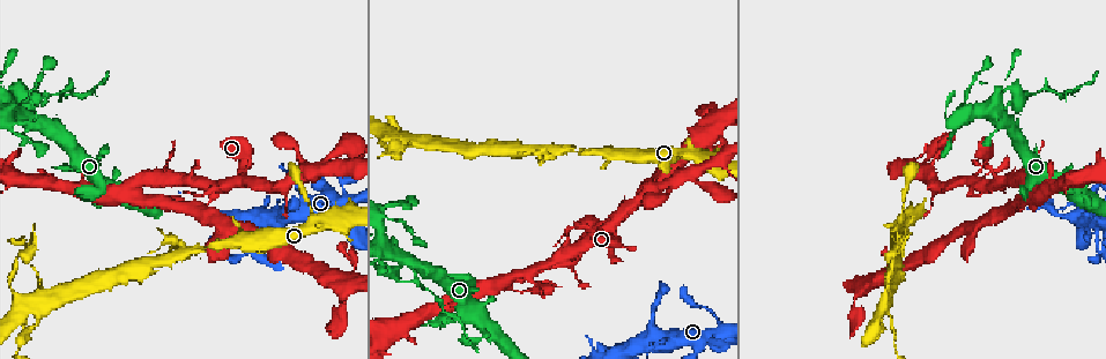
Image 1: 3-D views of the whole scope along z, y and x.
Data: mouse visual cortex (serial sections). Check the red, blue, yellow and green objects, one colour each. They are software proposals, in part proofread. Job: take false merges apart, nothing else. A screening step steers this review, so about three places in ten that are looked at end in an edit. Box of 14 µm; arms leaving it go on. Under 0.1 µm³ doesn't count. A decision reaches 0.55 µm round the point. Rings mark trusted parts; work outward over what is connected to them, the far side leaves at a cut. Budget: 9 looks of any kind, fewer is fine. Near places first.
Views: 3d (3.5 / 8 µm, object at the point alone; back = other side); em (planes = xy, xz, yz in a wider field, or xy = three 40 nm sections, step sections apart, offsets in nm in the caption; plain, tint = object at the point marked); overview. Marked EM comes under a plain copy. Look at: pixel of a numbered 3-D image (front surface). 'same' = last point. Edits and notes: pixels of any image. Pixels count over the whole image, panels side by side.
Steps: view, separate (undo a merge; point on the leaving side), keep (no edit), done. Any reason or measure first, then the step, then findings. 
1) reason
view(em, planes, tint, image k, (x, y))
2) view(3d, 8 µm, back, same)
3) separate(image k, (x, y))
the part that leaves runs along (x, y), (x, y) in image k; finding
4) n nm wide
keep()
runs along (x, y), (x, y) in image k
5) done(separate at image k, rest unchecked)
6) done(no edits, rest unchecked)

two arms at a narrow angle
view(em, xy, step 5, tint, image 1, (501, 286))

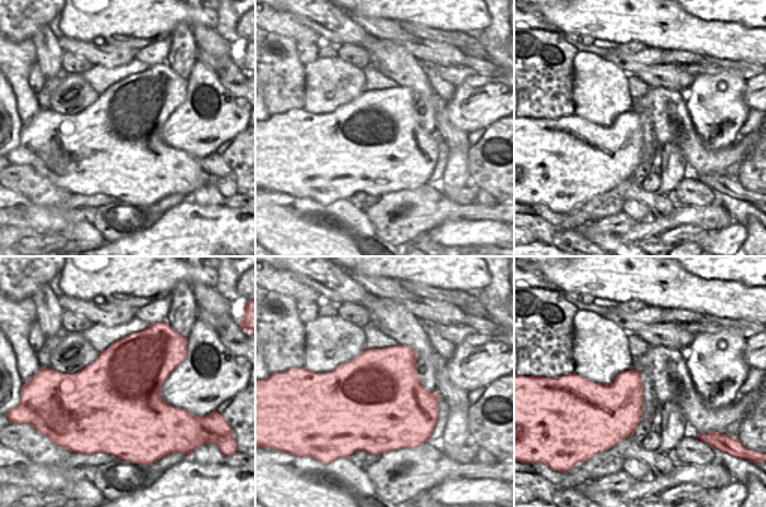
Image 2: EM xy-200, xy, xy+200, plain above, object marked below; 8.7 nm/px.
wider look
view(3d, 3.5 µm, same)

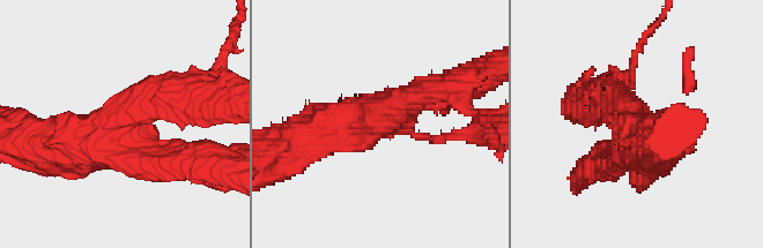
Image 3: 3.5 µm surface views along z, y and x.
arms of 150, 350, 400, 600 nm
keep()
runs along (168, 97), (132, 107), (121, 136), (185, 164) in image 3; one cell here

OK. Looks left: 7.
four-way junction
view(3d, 3.5 µm, image 1, (396, 138))

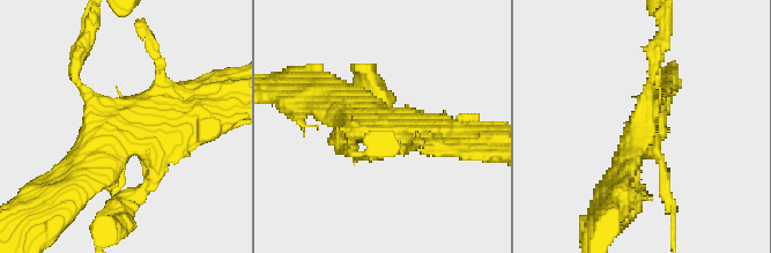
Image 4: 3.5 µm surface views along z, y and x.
4 arms; arms of 150, 150, 400, 400 nm; need the tissue
view(em, xy, step 3, tint, image 4, (374, 124))

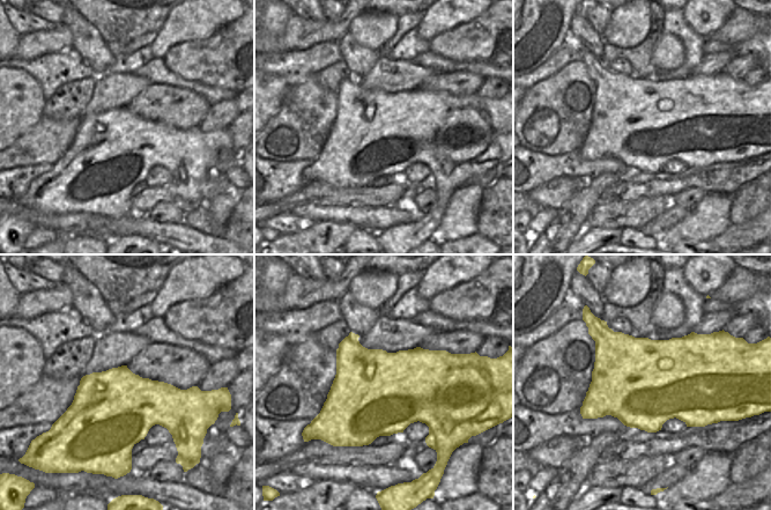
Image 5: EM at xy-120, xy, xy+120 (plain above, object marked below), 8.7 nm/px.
keep()
runs along (194, 120), (117, 131), (74, 191) in image 4; continuous, no second cell

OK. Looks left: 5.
thin neck
view(3d, 8 µm, image 1, (389, 147))

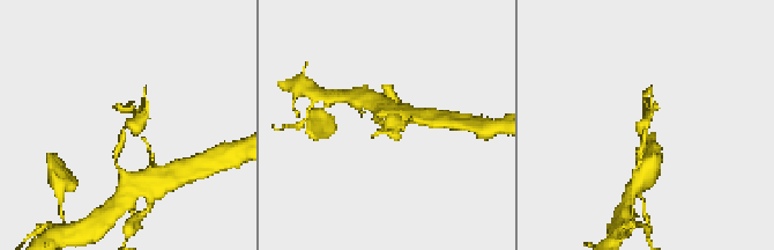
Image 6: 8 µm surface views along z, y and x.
closer look
view(3d, 3.5 µm, image 6, (126, 125))

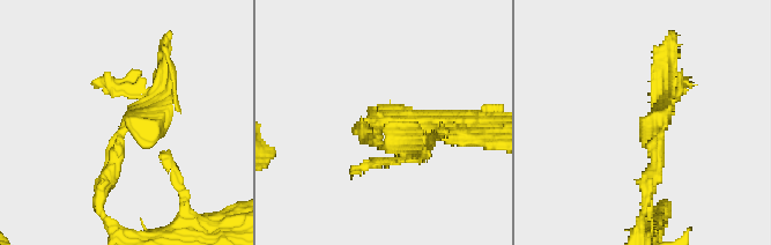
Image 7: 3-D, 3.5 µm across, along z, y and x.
view(em, xy, step 2, tint, image 7, (386, 144))

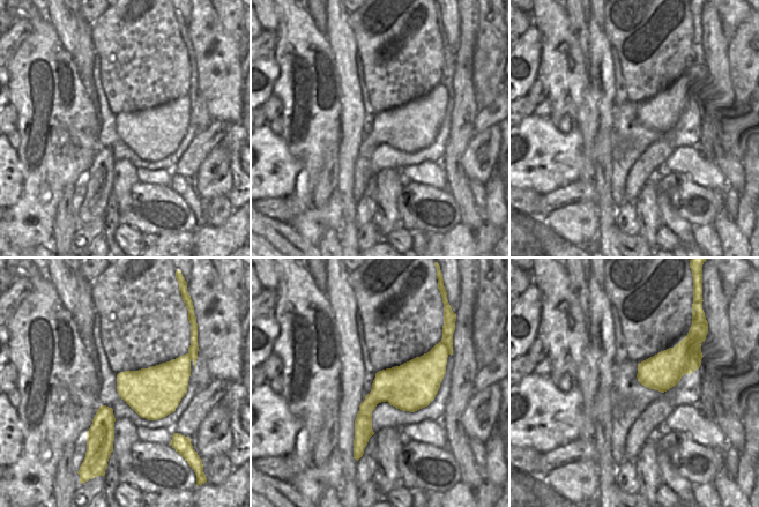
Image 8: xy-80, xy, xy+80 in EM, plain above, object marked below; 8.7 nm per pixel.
separate(image 7, (157, 132))
the part that leaves runs along (127, 128), (158, 103), (170, 32) in image 7; a second cell is stuck on

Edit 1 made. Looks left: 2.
done(separate at image 7, rest unchecked)

